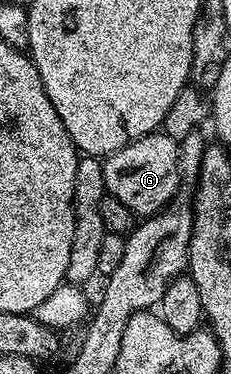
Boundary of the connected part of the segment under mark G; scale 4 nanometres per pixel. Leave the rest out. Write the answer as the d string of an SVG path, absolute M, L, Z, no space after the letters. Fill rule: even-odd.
M163 130L151 132L148 136L130 142L103 161L105 193L118 198L122 206L130 206L130 210L138 218L147 218L155 212L161 212L176 199L182 188L178 170L179 149L178 141L167 136Z

